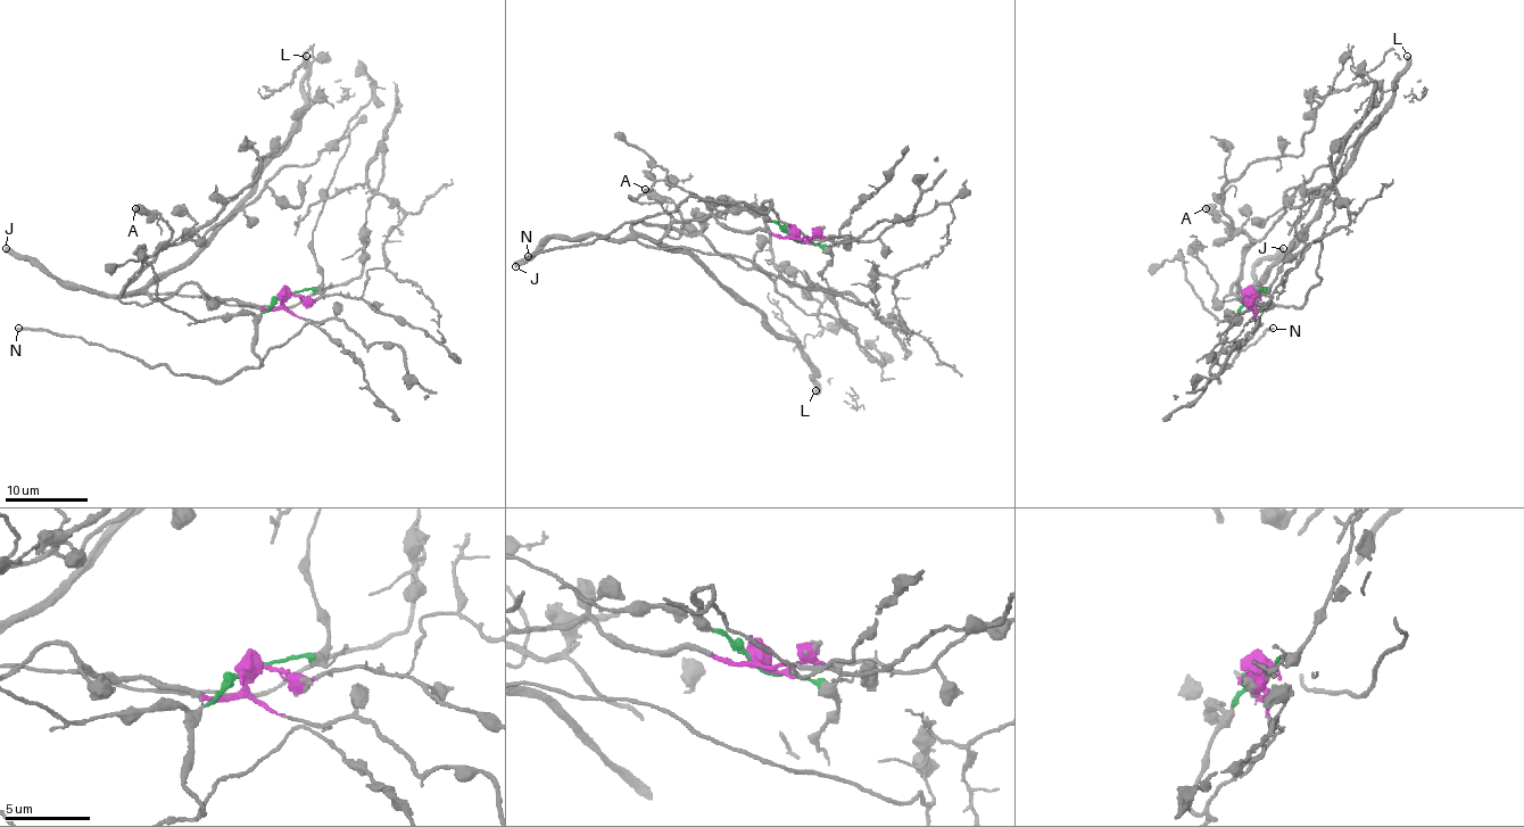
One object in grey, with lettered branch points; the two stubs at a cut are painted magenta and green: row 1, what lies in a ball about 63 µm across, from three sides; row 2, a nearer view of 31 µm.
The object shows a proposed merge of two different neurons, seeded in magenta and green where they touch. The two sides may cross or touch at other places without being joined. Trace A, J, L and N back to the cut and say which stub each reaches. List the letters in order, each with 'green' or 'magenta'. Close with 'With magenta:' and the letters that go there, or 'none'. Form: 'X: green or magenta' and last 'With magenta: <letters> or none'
A: magenta
J: magenta
L: magenta
N: green
With magenta: A, J, L

